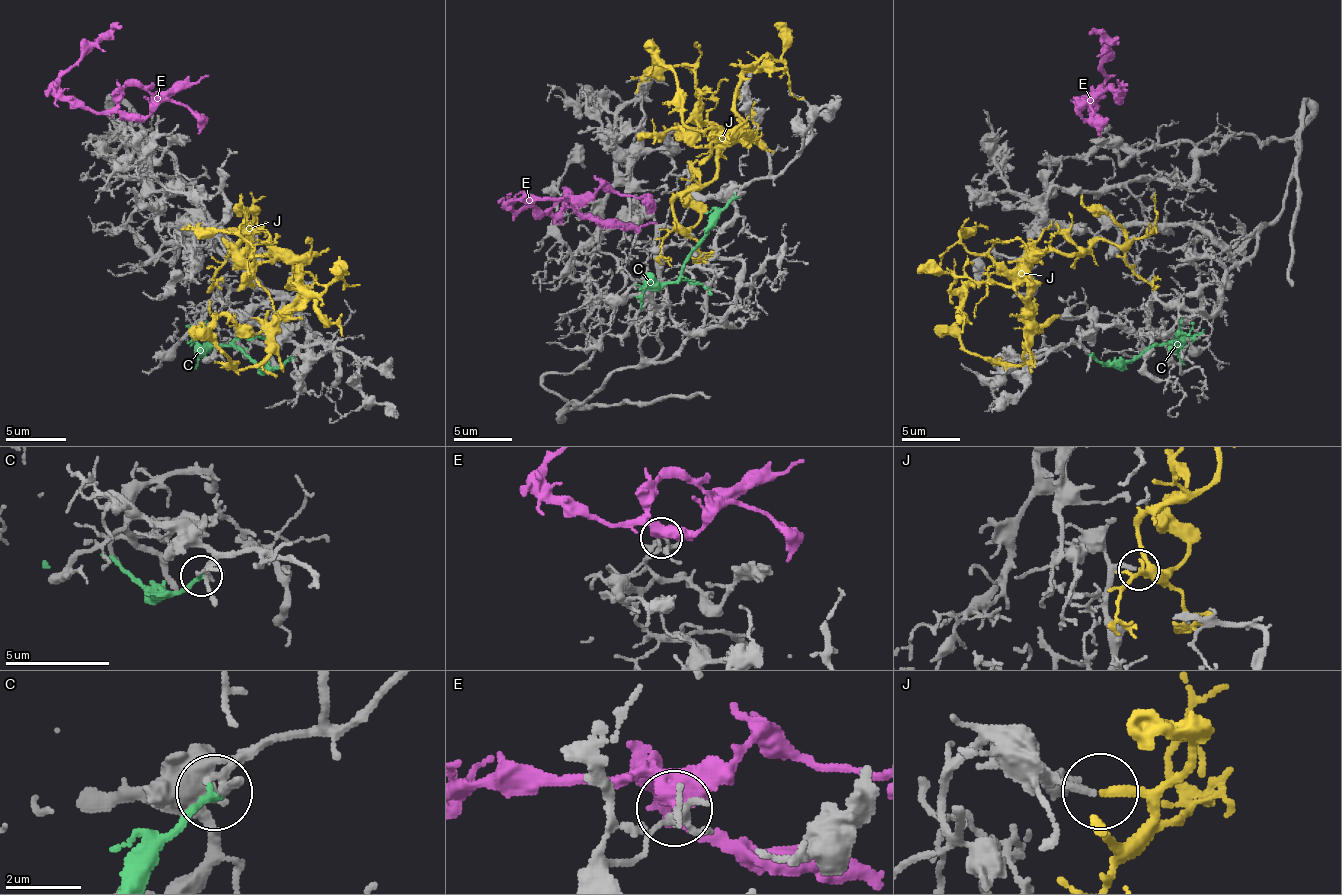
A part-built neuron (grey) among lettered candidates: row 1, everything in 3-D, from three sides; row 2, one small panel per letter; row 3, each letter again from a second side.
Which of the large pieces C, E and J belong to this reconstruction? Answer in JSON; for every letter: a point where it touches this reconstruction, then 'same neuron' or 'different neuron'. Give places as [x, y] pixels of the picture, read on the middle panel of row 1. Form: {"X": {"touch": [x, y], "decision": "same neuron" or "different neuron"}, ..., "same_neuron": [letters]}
{"C": {"touch": [736, 196], "decision": "different neuron"}, "E": {"touch": [576, 207], "decision": "different neuron"}, "J": {"touch": [672, 228], "decision": "same neuron"}, "same_neuron": ["J"]}

